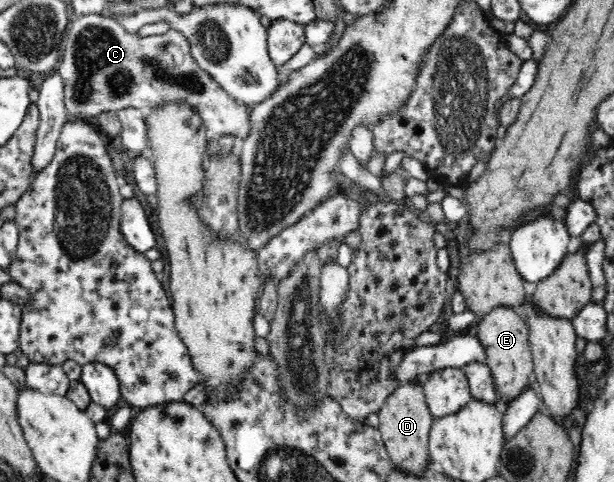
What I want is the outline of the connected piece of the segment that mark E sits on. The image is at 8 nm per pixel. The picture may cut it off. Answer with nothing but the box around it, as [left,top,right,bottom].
[477,306,534,408]

